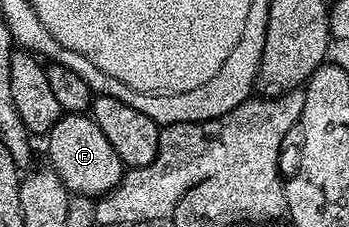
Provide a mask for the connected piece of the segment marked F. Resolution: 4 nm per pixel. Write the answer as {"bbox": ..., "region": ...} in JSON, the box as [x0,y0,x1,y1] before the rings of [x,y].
{"bbox":[47,112,123,198],"region":[[[80,112],[62,114],[59,122],[55,122],[55,126],[47,133],[48,140],[48,167],[58,176],[67,192],[74,197],[100,198],[121,181],[123,165],[119,154],[115,154],[115,149],[111,147],[111,142],[107,142],[103,130],[95,126],[92,115]]]}

